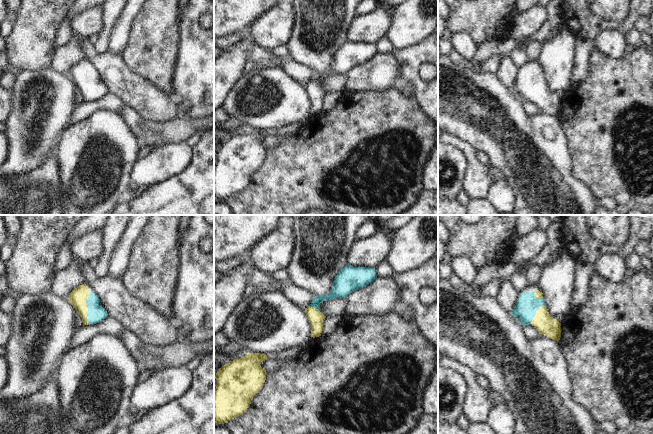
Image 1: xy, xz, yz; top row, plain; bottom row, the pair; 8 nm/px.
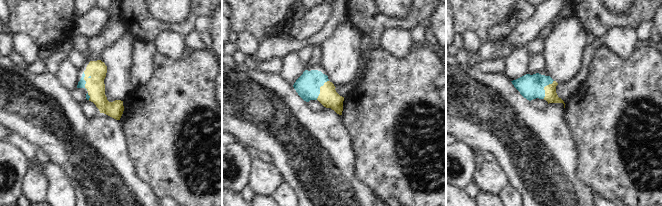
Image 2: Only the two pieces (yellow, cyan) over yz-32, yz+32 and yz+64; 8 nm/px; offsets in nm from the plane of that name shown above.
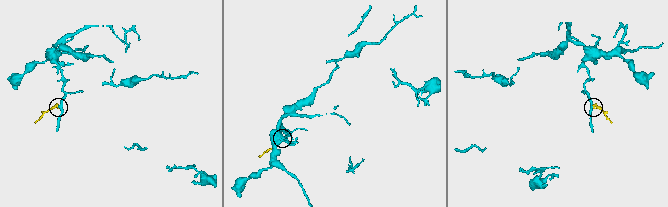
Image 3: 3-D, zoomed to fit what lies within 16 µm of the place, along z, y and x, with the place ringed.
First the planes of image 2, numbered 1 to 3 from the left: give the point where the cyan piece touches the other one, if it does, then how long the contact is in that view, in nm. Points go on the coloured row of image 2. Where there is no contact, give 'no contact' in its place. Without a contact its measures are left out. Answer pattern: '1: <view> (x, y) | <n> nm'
1: yz-32 (85, 80) | 150 nm
2: yz+32 (320, 89) | 190 nm
3: yz+64 (544, 88) | 170 nm

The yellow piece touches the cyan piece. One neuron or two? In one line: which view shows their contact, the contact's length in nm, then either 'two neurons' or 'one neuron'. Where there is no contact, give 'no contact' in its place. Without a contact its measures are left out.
meets yellow in xy; contact 260 nm long; one neuron

